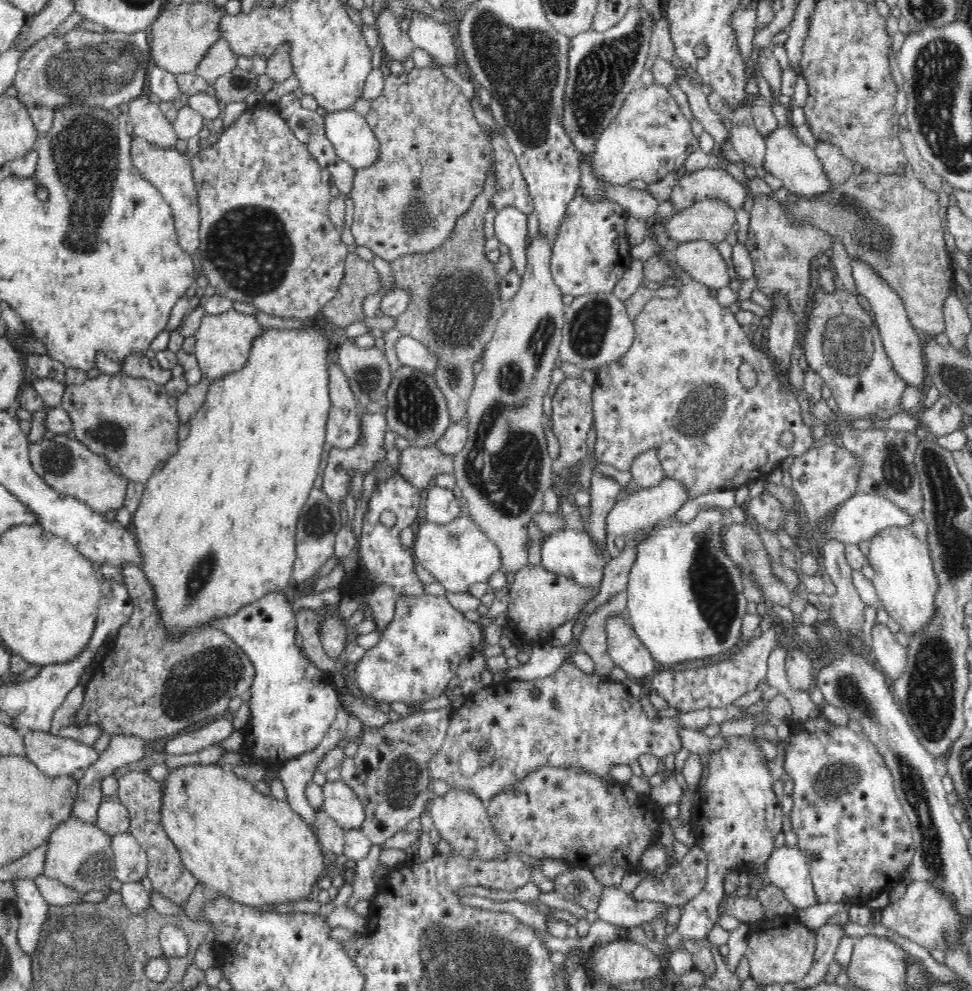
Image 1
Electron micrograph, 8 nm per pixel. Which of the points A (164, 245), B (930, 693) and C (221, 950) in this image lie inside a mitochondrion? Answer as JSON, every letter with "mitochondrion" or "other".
{"A":"other","B":"mitochondrion","C":"other"}

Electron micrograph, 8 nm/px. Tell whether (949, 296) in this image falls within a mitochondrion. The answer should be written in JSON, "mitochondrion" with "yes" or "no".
{"mitochondrion":"no"}

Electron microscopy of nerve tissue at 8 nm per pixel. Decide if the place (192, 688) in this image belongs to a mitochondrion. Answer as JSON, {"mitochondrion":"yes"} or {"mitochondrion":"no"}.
{"mitochondrion":"yes"}

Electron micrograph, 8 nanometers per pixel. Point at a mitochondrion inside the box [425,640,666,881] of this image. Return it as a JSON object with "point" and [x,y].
{"point":[516,764]}

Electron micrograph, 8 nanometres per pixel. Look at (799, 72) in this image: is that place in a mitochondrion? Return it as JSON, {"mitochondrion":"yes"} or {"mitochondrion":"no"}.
{"mitochondrion":"no"}

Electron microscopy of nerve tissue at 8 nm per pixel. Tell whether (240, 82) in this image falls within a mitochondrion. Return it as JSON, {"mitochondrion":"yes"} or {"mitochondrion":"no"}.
{"mitochondrion":"no"}

